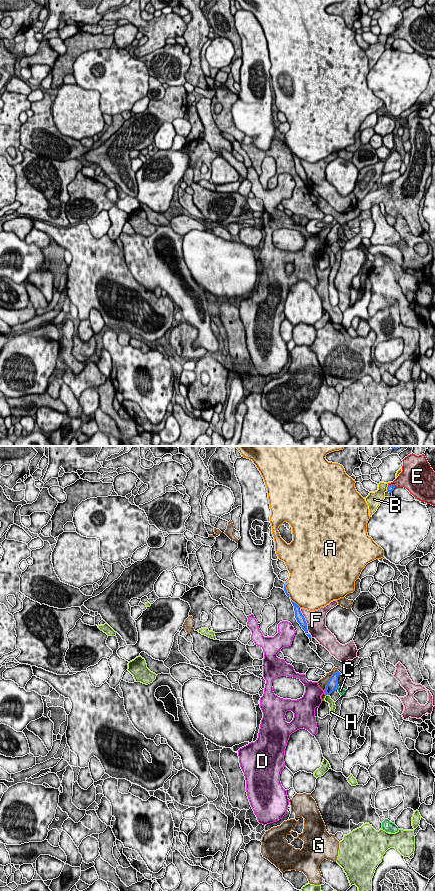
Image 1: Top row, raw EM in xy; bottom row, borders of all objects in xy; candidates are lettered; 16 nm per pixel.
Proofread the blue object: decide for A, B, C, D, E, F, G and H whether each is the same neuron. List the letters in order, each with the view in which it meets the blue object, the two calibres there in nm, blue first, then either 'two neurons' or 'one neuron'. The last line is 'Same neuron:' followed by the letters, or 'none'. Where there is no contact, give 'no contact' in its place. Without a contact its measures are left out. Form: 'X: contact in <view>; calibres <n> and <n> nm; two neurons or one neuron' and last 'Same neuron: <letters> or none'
A: contact in xy; calibres 130 and 500 nm; two neurons
B: contact in xy; calibres 120 and 220 nm; two neurons
C: contact in xy; calibres 170 and 90 nm; two neurons
D: contact in xy; calibres 170 and 280 nm; two neurons
E: contact in xy; calibres 120 and 280 nm; two neurons
F: contact in xy; calibres 130 and 320 nm; two neurons
G: contact in xy; calibres 170 and 140 nm; two neurons
H: contact in xy; calibres 170 and 100 nm; two neurons
Same neuron: none

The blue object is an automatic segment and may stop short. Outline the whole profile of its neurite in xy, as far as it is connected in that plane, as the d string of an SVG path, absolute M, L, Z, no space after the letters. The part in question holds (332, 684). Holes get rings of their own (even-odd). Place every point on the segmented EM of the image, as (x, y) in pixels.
M337 671L336 673L334 673L330 680L328 681L327 685L326 685L326 689L325 689L325 693L326 695L330 695L334 690L337 690L339 685L338 685L338 677L341 673L339 671Z

